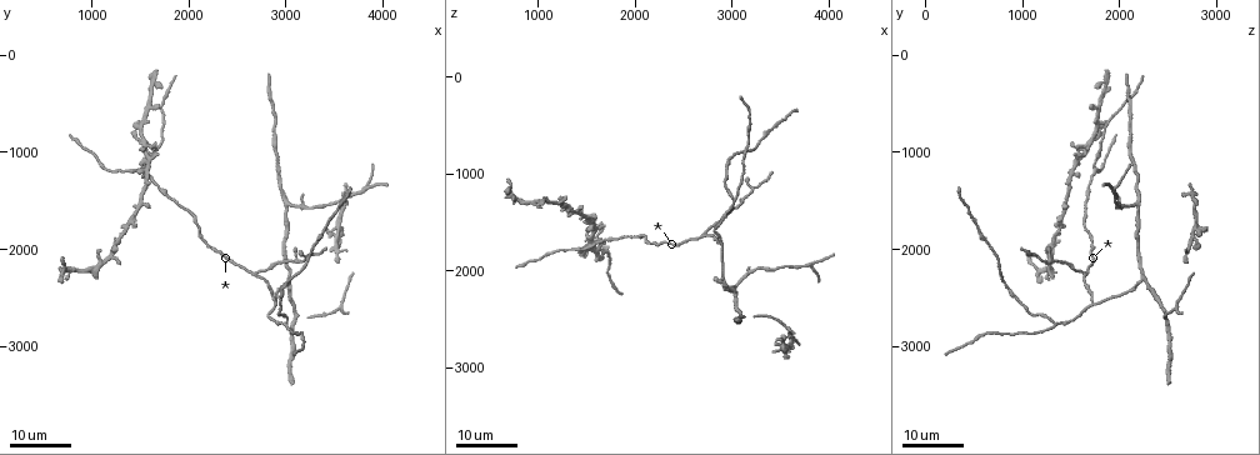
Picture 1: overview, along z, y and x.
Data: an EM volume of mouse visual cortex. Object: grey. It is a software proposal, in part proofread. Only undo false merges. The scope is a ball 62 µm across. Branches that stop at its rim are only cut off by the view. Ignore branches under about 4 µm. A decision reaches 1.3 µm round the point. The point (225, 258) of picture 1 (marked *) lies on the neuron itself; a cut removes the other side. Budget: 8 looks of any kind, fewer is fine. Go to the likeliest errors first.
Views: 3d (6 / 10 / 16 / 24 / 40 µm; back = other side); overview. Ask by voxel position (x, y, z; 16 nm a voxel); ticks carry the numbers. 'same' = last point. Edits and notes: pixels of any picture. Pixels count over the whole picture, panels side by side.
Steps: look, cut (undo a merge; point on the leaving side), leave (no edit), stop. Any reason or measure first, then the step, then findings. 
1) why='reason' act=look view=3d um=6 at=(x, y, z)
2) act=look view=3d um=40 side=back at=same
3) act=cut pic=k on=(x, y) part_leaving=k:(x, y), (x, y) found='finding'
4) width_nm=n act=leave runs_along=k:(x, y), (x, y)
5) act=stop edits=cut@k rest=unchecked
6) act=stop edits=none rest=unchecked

why='thin arm on a thick one' act=look view=3d um=24 at=(2680, 2240, 1620)

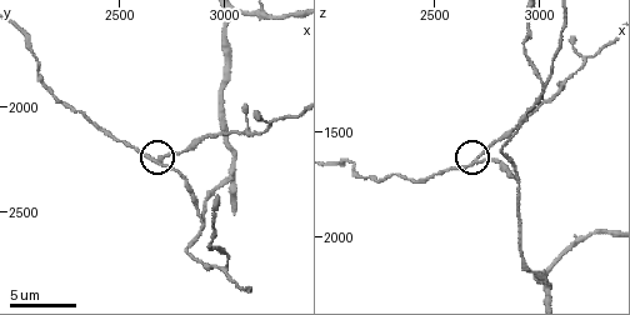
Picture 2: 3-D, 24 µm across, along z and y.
why='zoom in' act=look view=3d um=10 at=(2710, 2240, 1630)

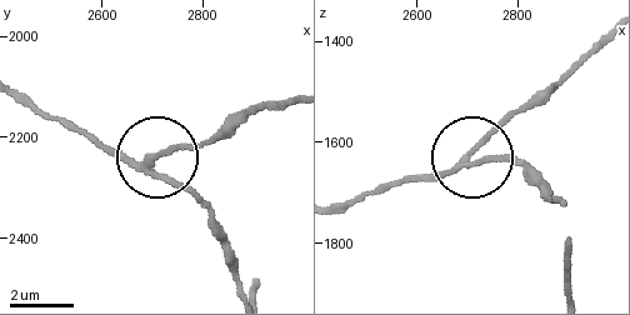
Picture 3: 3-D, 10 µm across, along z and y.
act=cut pic=3 on=(181, 146) part_leaving=3:(154, 156), (224, 138), (288, 105) found='a second neuron is stuck on'

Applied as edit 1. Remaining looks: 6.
act=look view=overview

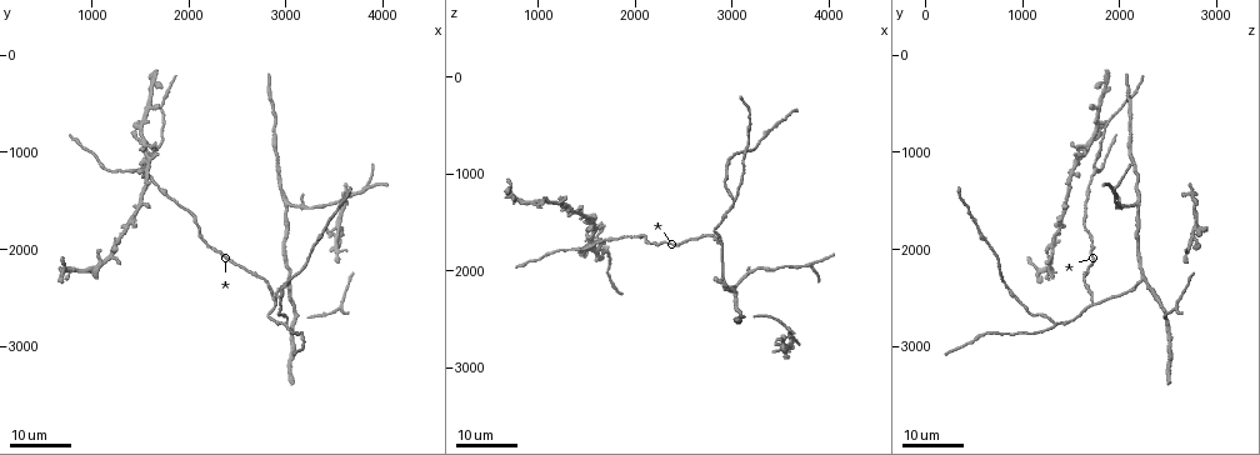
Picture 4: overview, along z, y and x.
act=look view=3d um=16 at=(3000, 2780, 1320)

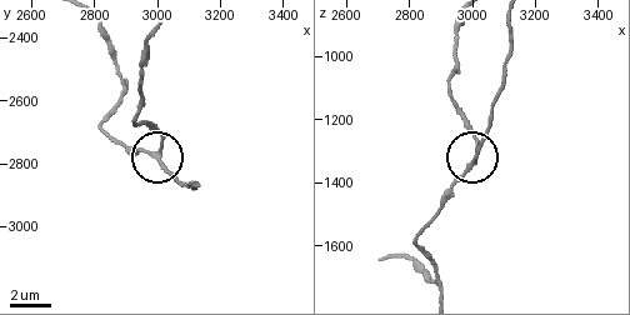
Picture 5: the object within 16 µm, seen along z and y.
act=look view=3d um=10 at=(3010, 2770, 1330)

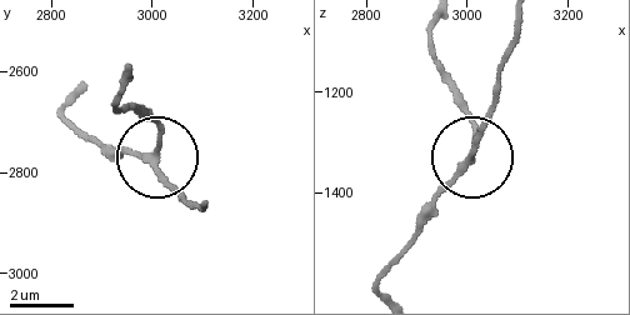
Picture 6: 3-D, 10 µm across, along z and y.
arms=3 act=leave found='continuous, no second neuron'

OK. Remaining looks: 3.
why='arms part here' act=look view=3d um=24 at=(3020, 1520, 2160)

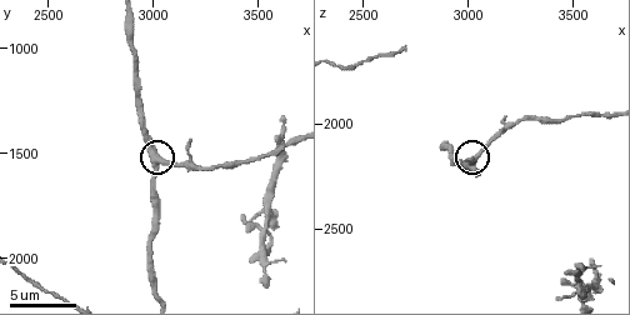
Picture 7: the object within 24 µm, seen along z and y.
act=look view=3d um=10 at=(3050, 1540, 2150)

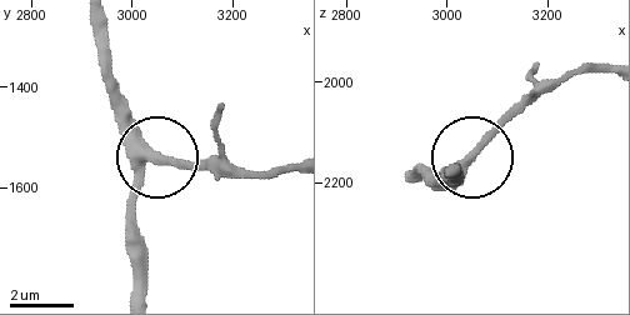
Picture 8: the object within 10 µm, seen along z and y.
arms=3 act=leave runs_along=8:(133, 291), (133, 186), (141, 170), (165, 154), (226, 163) found='continuous, no second neuron'

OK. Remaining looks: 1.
why='arms part here' act=look view=3d um=16 at=(2910, 2560, 1730)

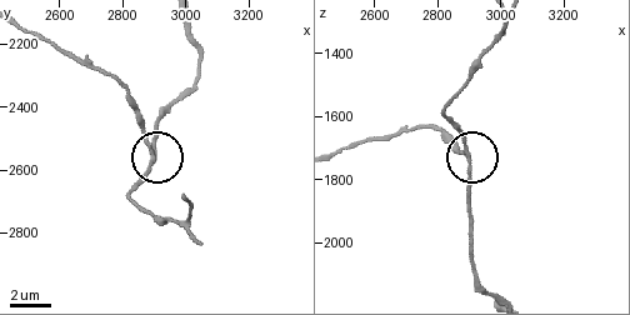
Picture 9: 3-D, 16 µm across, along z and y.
act=leave found='all the same neuron'

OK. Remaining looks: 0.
act=stop edits=cut@3 rest=unchecked

